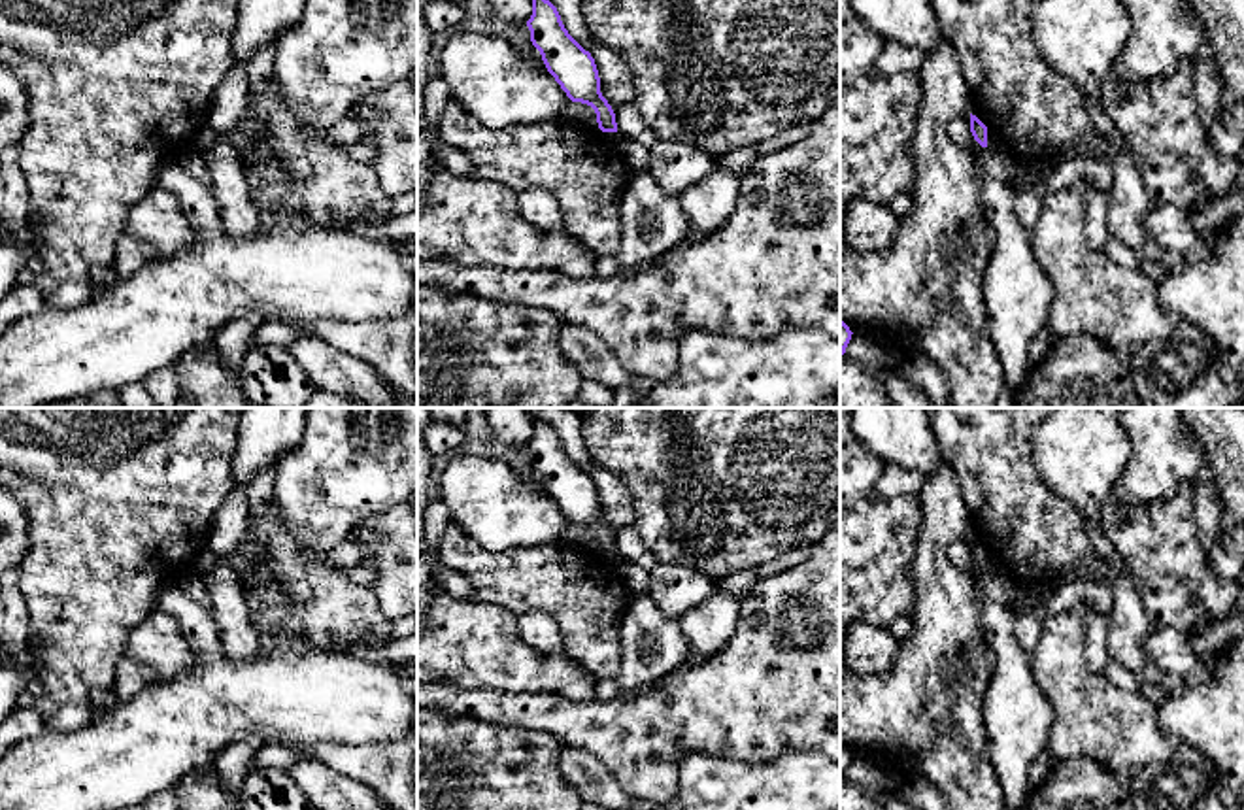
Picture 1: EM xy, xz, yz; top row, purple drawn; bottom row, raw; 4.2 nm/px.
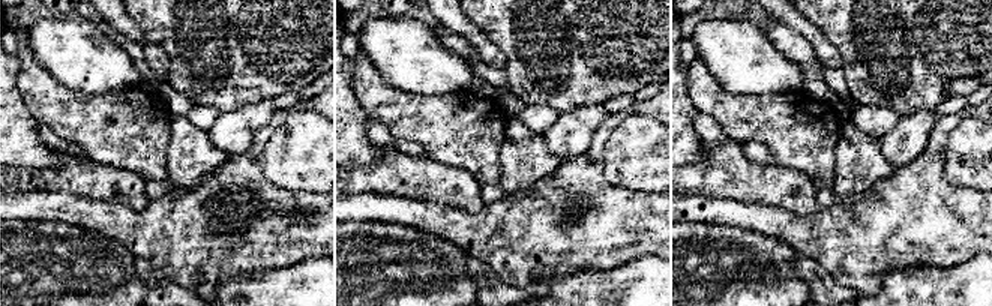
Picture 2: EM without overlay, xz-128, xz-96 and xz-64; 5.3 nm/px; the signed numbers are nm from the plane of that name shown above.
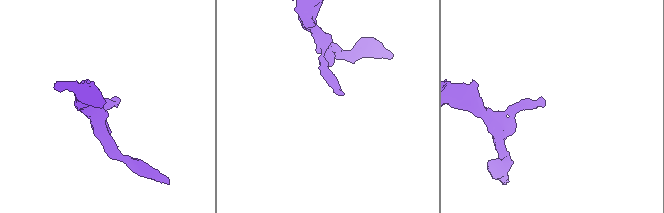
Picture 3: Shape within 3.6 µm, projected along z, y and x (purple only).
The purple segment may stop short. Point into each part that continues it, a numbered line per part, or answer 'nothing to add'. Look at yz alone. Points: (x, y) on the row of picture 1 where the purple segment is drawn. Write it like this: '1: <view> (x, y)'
nothing to add

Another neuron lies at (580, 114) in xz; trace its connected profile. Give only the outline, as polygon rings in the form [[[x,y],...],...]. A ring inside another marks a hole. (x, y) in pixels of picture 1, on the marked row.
[[[570,102],[564,110],[561,119],[570,121],[578,127],[589,127],[589,128],[598,128],[597,123],[597,113],[591,106],[581,104],[581,102]]]

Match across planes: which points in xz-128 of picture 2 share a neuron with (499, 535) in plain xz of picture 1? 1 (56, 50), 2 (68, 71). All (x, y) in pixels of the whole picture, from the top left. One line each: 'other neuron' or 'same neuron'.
1: same neuron
2: same neuron

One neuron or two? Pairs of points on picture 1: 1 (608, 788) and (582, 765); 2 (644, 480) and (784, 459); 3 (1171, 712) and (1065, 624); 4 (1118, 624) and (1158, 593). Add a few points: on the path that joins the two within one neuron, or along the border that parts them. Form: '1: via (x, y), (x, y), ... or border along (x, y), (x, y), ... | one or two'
1: via (603, 786), (588, 771) | one
2: via (678, 459), (750, 459) | one
3: border along (1156, 707), (1156, 718), (1165, 735) | two
4: border along (1127, 576), (1152, 629) | two

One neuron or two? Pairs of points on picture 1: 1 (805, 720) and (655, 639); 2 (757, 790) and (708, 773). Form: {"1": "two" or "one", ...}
{"1": "two", "2": "one"}

